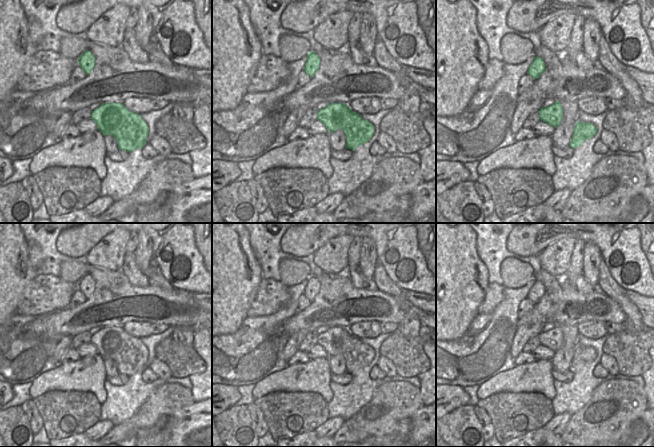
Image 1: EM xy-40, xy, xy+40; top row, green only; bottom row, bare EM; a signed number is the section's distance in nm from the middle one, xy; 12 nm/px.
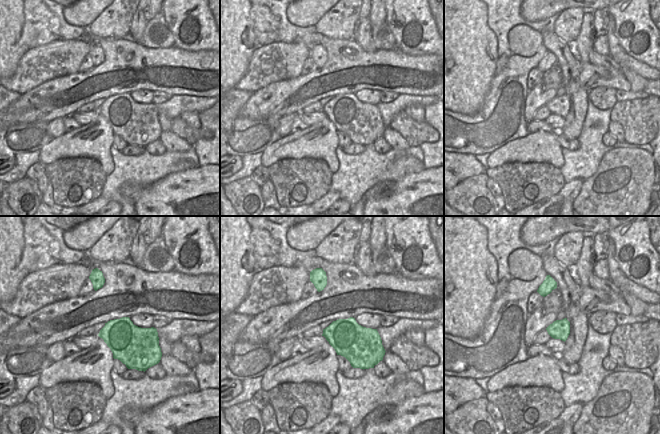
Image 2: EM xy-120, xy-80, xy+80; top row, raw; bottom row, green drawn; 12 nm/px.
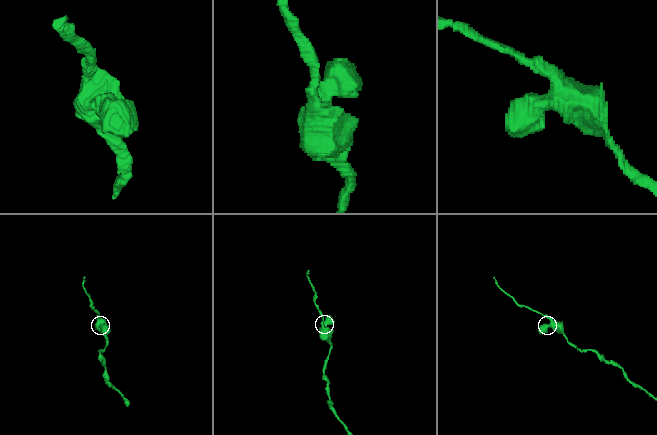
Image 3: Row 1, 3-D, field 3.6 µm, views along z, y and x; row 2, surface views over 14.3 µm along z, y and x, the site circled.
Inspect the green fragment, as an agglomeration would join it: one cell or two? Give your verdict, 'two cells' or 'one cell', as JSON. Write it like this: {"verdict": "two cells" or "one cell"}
{"verdict": "one cell"}

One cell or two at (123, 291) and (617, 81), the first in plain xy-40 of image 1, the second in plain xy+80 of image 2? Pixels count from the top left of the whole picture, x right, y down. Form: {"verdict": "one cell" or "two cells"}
{"verdict": "one cell"}

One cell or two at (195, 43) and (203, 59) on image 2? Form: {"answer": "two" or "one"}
{"answer": "two"}

